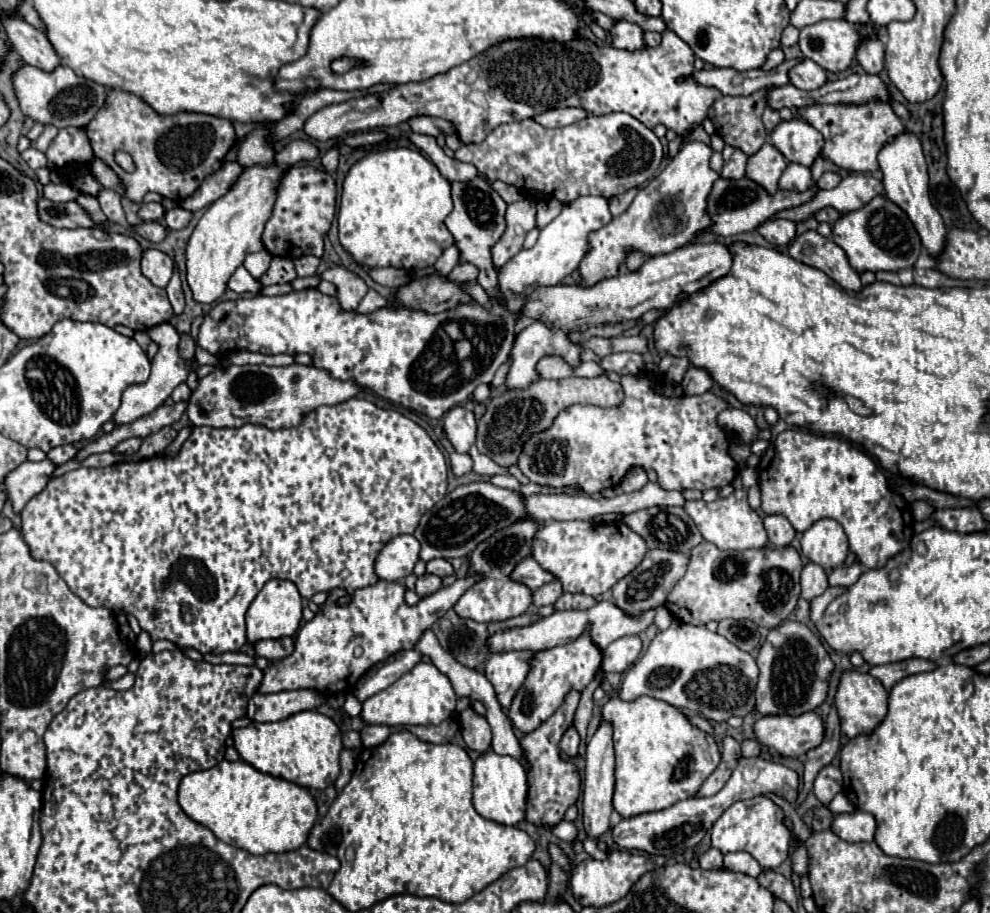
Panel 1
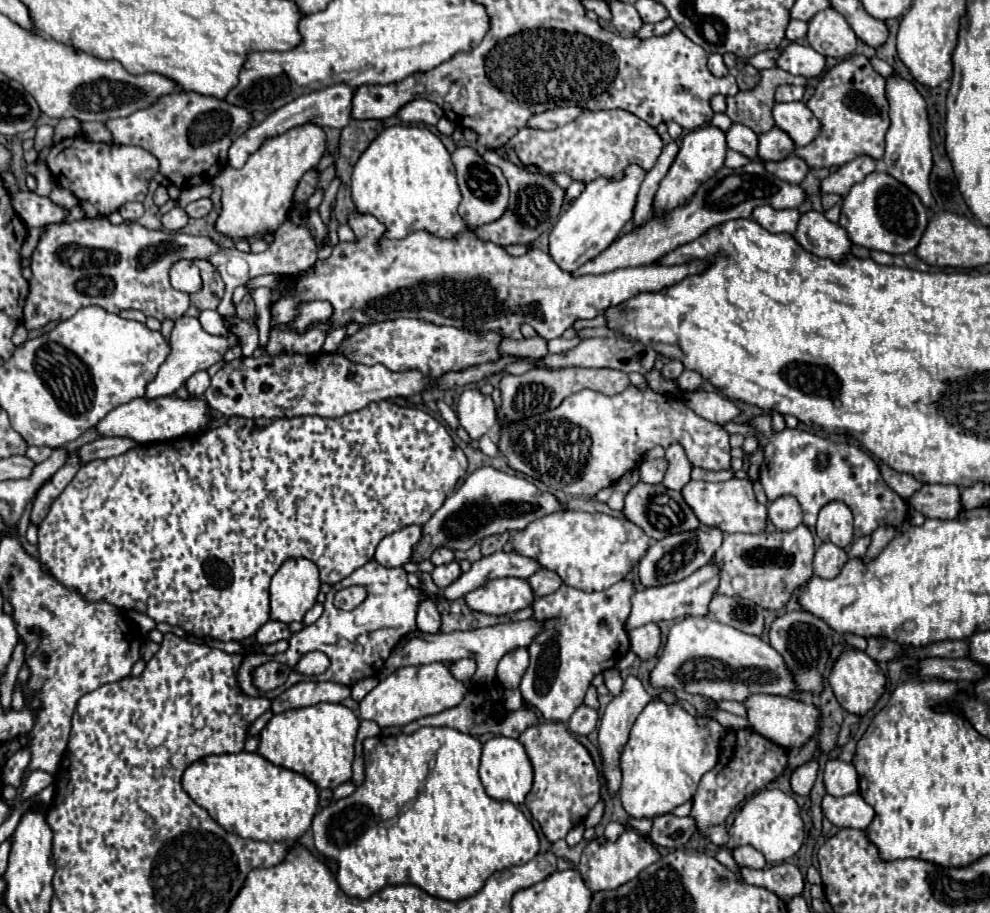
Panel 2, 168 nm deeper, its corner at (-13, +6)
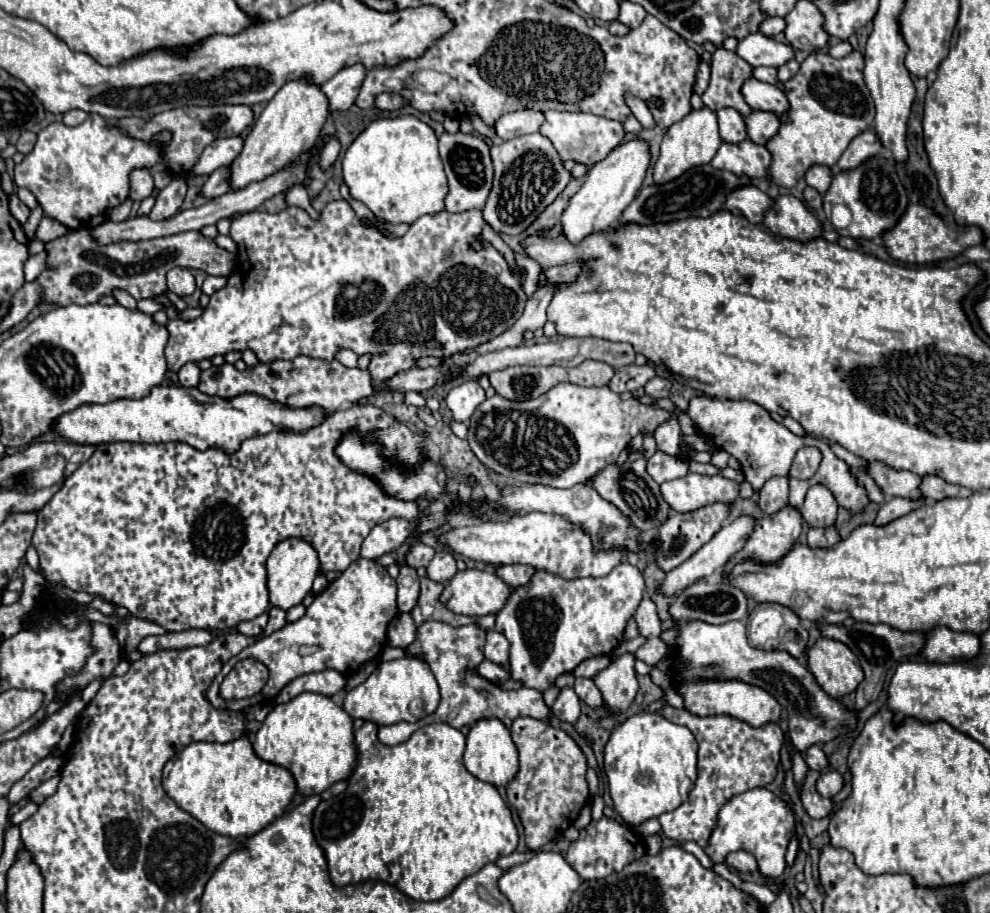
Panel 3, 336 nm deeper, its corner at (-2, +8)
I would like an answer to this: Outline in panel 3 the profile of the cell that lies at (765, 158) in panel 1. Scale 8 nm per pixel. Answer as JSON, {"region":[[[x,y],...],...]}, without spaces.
{"region":[[[751,111],[745,117],[745,125],[747,125],[747,135],[753,143],[757,145],[765,145],[779,129],[779,115],[777,113],[769,113],[769,111]]]}

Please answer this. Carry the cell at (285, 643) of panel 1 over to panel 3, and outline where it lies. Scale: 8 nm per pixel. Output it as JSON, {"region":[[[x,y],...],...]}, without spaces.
{"region":[[[263,613],[263,615],[259,615],[259,617],[255,617],[255,619],[249,619],[249,621],[241,621],[241,625],[237,625],[237,631],[239,633],[243,633],[243,635],[249,635],[249,637],[253,637],[253,635],[259,635],[263,629],[265,629],[265,625],[267,625],[267,613]]]}

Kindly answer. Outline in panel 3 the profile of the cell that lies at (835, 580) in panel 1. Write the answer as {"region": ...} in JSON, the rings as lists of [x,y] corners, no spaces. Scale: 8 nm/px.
{"region":[[[893,497],[891,501],[885,501],[877,513],[877,519],[875,519],[875,525],[885,525],[897,517],[903,517],[907,515],[909,511],[921,507],[925,503],[925,497],[917,499],[917,501],[909,501],[905,497]]]}

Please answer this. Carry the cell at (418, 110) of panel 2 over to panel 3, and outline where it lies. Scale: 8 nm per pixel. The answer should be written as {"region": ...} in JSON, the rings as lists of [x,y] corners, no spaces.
{"region":[[[381,93],[375,99],[375,107],[383,109],[383,111],[395,111],[401,105],[405,105],[405,99],[401,95],[397,95],[397,93]]]}

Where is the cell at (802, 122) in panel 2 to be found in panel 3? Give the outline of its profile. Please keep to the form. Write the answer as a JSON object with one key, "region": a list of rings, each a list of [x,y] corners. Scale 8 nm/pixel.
{"region":[[[749,77],[743,85],[741,85],[741,93],[745,103],[751,109],[759,109],[759,111],[773,111],[777,115],[783,115],[789,107],[785,93],[769,83],[757,81],[755,77]]]}

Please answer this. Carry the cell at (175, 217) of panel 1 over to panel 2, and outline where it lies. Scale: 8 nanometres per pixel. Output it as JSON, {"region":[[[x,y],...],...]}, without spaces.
{"region":[[[198,199],[198,201],[188,203],[188,205],[184,207],[184,211],[186,211],[192,219],[200,219],[200,217],[208,215],[210,209],[212,209],[212,201],[210,201],[210,199]]]}

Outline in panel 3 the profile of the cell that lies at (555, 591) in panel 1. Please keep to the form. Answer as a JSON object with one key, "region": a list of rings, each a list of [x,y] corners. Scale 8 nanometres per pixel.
{"region":[[[501,565],[495,569],[495,573],[509,585],[509,587],[521,587],[525,585],[535,569],[531,565]]]}

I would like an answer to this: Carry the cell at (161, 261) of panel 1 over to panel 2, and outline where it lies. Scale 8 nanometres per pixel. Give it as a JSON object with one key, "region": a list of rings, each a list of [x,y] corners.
{"region":[[[188,259],[176,261],[170,269],[170,283],[178,291],[186,291],[186,293],[200,291],[200,273],[196,263]]]}

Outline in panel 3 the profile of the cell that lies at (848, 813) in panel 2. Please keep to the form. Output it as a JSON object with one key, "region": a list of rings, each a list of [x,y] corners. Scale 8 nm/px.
{"region":[[[809,769],[807,775],[805,775],[805,781],[803,781],[803,787],[801,787],[801,803],[805,807],[805,811],[813,817],[813,819],[821,819],[821,817],[827,817],[831,811],[833,811],[833,803],[825,797],[821,797],[815,789],[815,783],[817,783],[817,777],[819,773]]]}

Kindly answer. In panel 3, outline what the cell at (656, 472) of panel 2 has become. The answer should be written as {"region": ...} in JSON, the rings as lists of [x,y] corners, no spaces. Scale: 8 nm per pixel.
{"region":[[[655,451],[655,455],[647,463],[647,473],[657,483],[663,483],[669,479],[679,479],[679,477],[685,477],[689,473],[689,459]]]}

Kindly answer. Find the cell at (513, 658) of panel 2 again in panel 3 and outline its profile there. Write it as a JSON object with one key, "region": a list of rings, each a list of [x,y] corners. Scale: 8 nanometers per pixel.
{"region":[[[487,631],[487,643],[485,643],[485,659],[493,663],[507,663],[509,661],[509,641],[505,635],[497,631]]]}

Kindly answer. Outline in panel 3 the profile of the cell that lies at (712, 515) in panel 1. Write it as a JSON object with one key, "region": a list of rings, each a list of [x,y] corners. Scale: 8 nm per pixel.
{"region":[[[689,473],[683,479],[665,481],[659,487],[669,507],[679,513],[689,513],[715,501],[733,503],[739,495],[739,485],[721,475],[707,477],[707,475]]]}

